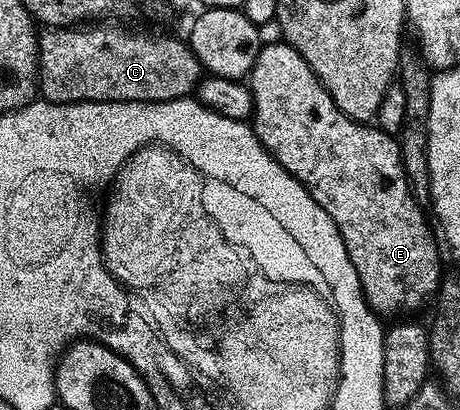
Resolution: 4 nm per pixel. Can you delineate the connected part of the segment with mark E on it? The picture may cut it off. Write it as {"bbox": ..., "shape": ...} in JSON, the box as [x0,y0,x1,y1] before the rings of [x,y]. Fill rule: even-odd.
{"bbox":[248,41,444,312],"shape":[[[285,41],[277,42],[267,42],[262,46],[260,53],[256,57],[256,65],[248,76],[248,86],[250,92],[254,94],[252,126],[258,135],[258,139],[270,150],[270,154],[274,156],[274,160],[280,166],[288,169],[288,173],[292,173],[292,177],[296,177],[306,186],[308,193],[316,201],[316,205],[320,205],[320,209],[324,209],[324,213],[328,213],[328,217],[332,217],[332,221],[348,249],[348,257],[352,257],[352,265],[356,269],[356,277],[360,277],[362,292],[366,295],[366,301],[374,312],[398,311],[401,307],[410,307],[413,303],[418,303],[421,299],[428,298],[429,295],[431,298],[437,292],[438,284],[444,274],[442,263],[438,260],[439,240],[436,235],[436,240],[434,240],[434,235],[430,232],[430,227],[426,224],[426,217],[422,213],[423,208],[412,197],[410,182],[406,179],[406,174],[402,168],[402,154],[398,148],[398,139],[393,135],[384,133],[377,125],[356,123],[338,110],[337,105],[332,101],[332,97],[326,91],[326,86],[318,80],[316,73],[312,73],[308,61],[304,61],[304,57],[300,57],[298,50],[295,47],[291,47],[289,43]]]}

